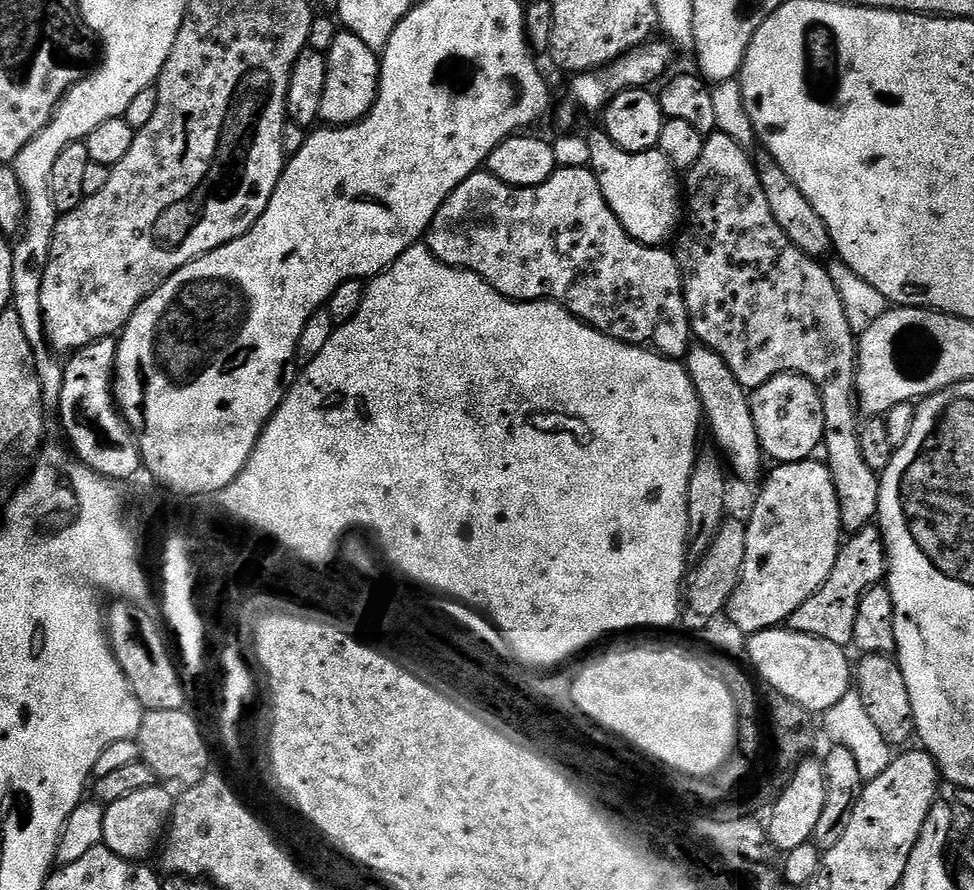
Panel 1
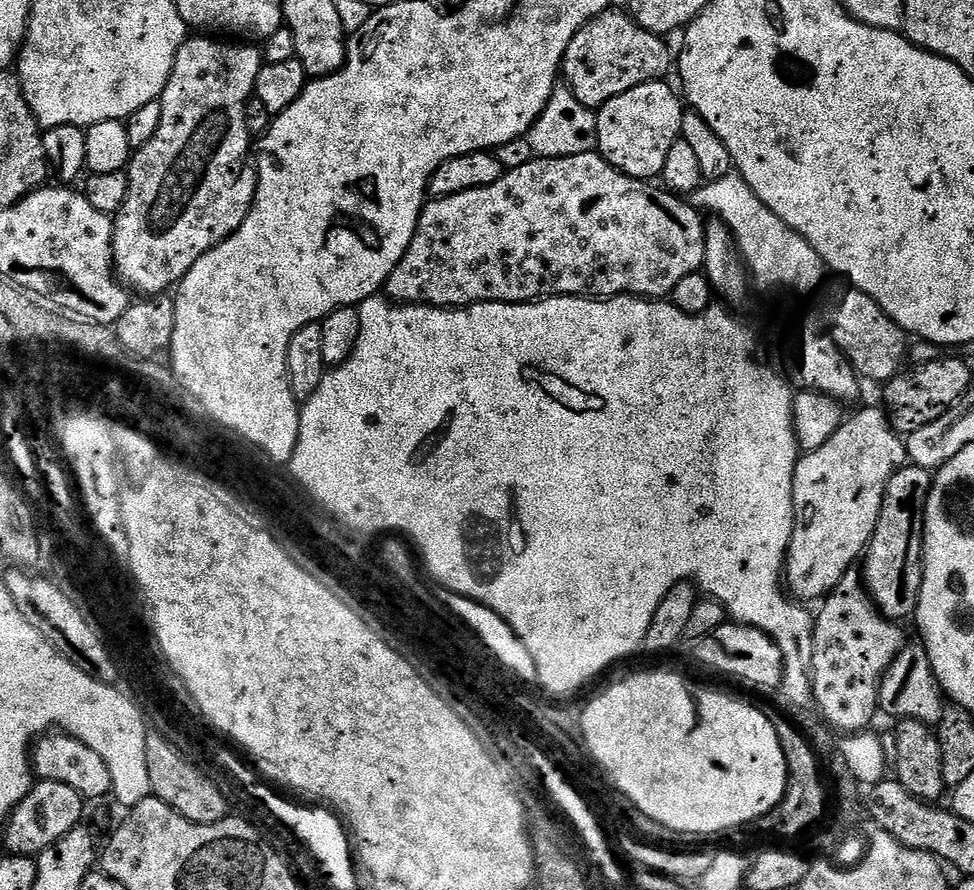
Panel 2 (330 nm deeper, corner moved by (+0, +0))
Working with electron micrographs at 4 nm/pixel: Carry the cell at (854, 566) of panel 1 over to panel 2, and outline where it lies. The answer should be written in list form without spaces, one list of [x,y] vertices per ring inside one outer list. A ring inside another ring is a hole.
[[[905,466],[899,468],[886,486],[878,526],[874,530],[871,542],[862,557],[862,575],[864,586],[872,601],[879,608],[881,616],[888,620],[904,622],[904,619],[915,617],[916,607],[922,594],[924,581],[924,502],[932,488],[933,473],[926,468]]]

